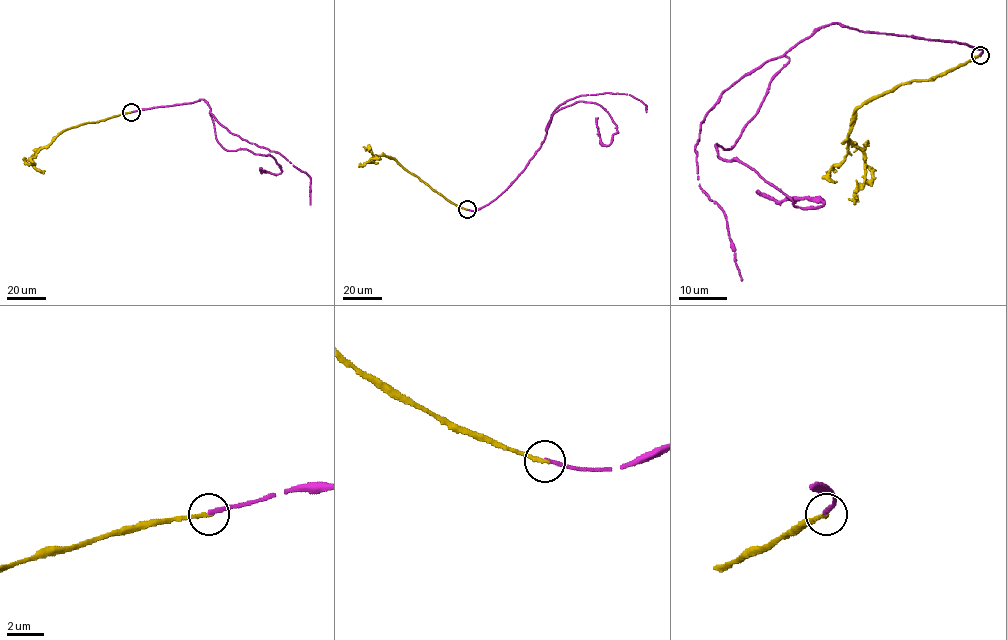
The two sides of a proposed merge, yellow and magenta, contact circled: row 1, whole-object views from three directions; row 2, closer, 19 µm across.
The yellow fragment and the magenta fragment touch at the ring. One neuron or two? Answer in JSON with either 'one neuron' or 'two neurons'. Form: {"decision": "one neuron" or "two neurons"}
{"decision": "two neurons"}

